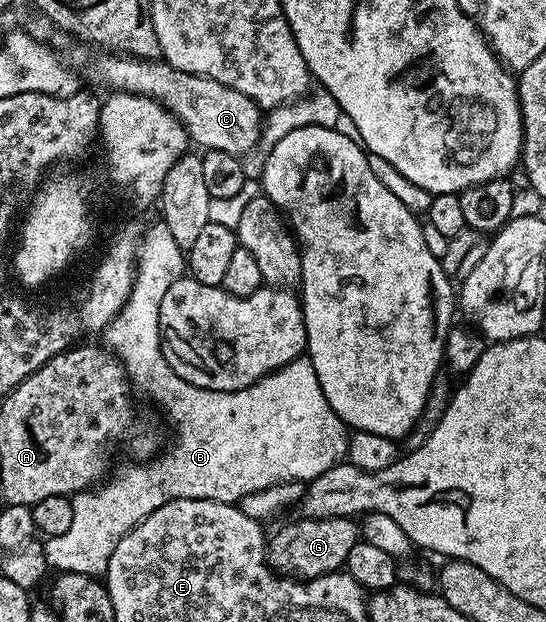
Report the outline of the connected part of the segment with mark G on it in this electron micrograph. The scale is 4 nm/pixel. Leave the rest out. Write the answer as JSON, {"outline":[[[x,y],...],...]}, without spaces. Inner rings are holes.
{"outline":[[[299,517],[298,522],[290,522],[282,526],[278,534],[271,533],[266,544],[266,561],[275,572],[305,580],[308,578],[319,578],[325,574],[332,574],[341,571],[348,560],[348,552],[352,544],[360,541],[360,526],[354,518],[303,518]]]}

